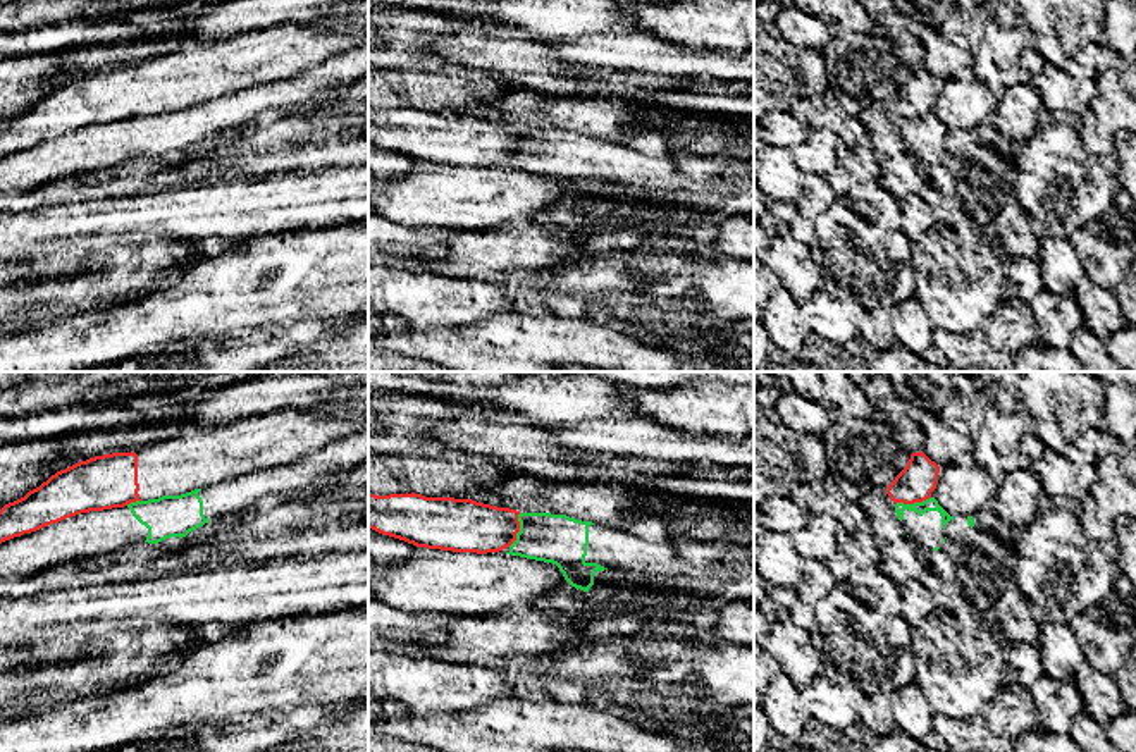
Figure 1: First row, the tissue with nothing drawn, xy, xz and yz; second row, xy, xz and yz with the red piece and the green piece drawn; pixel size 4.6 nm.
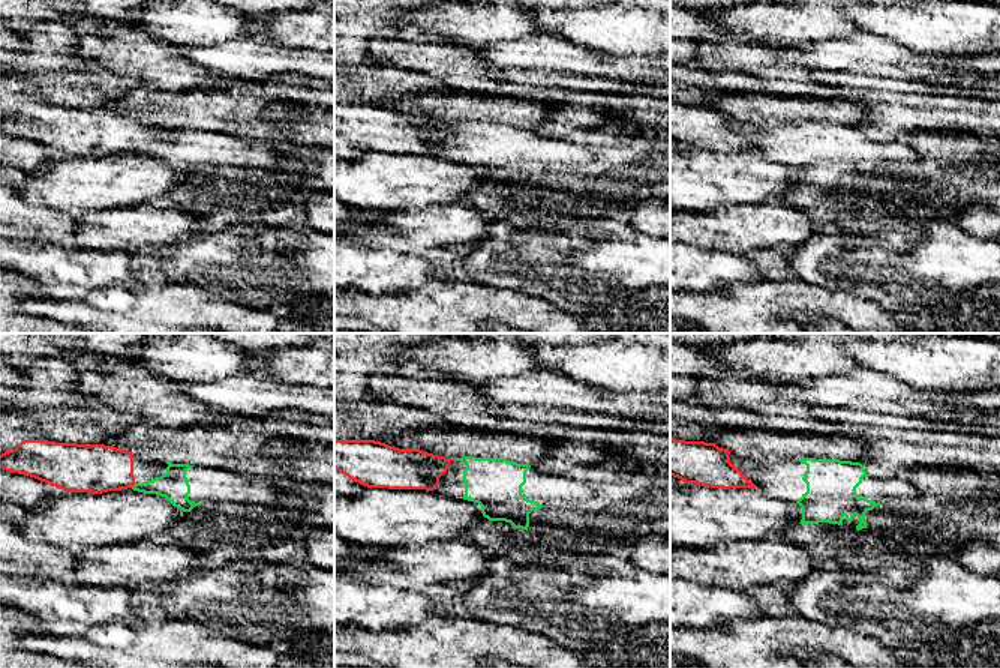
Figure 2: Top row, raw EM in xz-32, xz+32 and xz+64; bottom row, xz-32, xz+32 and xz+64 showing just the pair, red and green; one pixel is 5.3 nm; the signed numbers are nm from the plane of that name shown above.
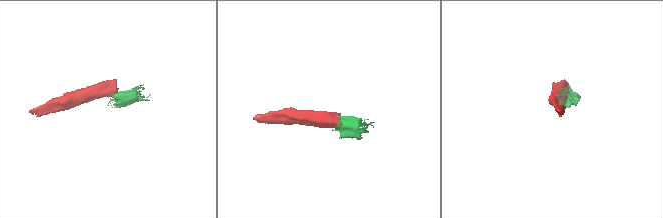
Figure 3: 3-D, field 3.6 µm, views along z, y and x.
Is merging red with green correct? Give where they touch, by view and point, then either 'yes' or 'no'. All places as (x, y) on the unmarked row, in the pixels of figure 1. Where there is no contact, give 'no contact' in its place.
yz (913, 117) | no

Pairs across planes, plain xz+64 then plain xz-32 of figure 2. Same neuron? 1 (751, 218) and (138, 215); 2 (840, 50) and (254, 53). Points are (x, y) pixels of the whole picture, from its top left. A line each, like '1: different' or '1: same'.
1: same
2: same

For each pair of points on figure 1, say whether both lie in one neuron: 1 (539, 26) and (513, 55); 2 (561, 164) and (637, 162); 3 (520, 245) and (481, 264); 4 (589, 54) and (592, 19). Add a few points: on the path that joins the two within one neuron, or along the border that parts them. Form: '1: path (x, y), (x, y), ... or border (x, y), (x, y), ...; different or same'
1: border (513, 33), (541, 42); different
2: path (580, 162), (618, 162); same
3: path (510, 248), (491, 253); same
4: border (632, 33), (582, 35), (551, 42); different

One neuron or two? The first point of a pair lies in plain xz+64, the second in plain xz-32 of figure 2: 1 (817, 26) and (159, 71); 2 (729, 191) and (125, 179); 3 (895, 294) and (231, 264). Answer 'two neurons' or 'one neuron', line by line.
1: two neurons
2: one neuron
3: one neuron

